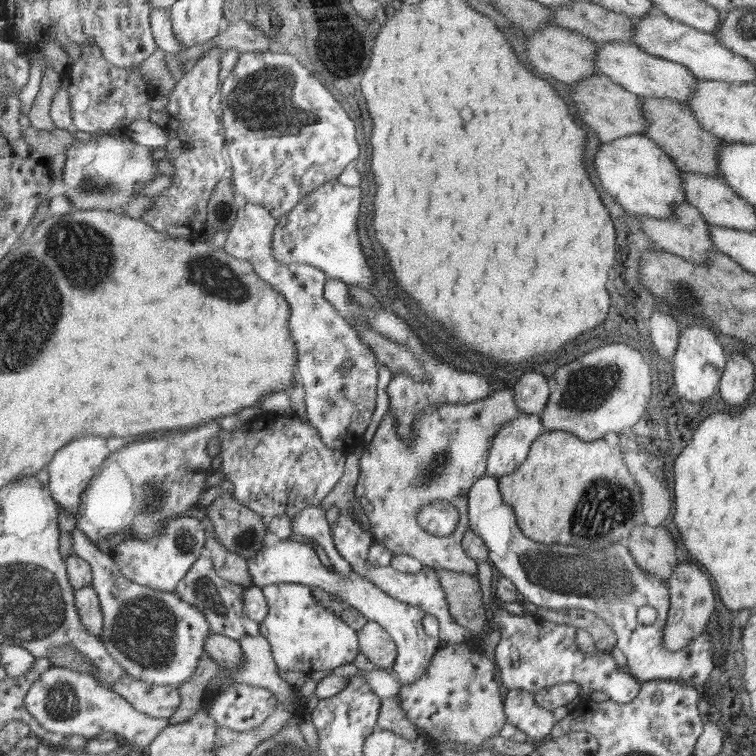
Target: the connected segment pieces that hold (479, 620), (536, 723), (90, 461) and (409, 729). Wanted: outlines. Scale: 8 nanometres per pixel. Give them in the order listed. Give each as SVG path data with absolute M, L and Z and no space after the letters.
M437 569L437 572L454 621L477 636L484 634L485 627L490 624L485 616L486 605L479 578L463 571Z
M510 690L506 694L507 723L527 734L535 744L550 738L555 726L553 712L542 707L534 693L526 690Z
M85 436L76 438L64 448L57 451L55 457L49 464L49 485L53 498L66 511L75 515L80 509L82 496L86 492L93 477L100 472L104 462L108 460L113 452L111 446L113 438L103 438L103 436Z
M382 699L377 727L391 730L394 734L400 735L411 742L417 741L420 737L418 730L410 722L406 711L397 699Z

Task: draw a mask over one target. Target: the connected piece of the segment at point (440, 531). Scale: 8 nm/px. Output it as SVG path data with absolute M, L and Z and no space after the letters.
M437 499L418 512L418 523L435 536L449 536L460 523L460 512L449 501Z

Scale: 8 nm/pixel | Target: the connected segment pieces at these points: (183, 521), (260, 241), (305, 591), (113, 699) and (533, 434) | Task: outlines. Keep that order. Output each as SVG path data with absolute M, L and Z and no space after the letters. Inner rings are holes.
M182 516L164 526L163 533L147 540L130 538L119 543L113 558L125 577L155 590L176 591L180 582L196 564L197 559L207 553L206 526L202 520Z
M246 203L238 210L237 220L228 232L223 250L237 259L251 262L257 275L268 284L271 284L276 292L283 294L288 299L288 303L291 306L289 329L291 329L291 334L298 350L297 376L305 392L304 402L307 417L320 430L321 438L327 446L347 453L356 446L364 445L364 434L371 426L373 414L376 412L378 382L380 381L379 360L376 352L351 326L351 323L337 311L332 302L325 298L328 278L323 270L302 263L281 264L273 258L273 240L277 223L278 219L264 206ZM345 360L352 360L354 363L347 375L341 375L339 366L343 366Z
M281 583L262 589L270 609L267 618L260 623L260 632L272 644L274 659L281 672L302 671L308 675L319 670L334 670L351 665L357 658L361 648L356 630L341 617L324 610L318 604L312 587Z
M52 666L47 672L41 673L39 680L31 686L26 696L26 707L29 712L41 723L47 731L60 733L65 737L71 735L82 736L85 739L93 739L93 736L103 734L103 732L114 733L123 743L139 751L144 746L149 747L165 728L170 726L168 718L153 718L147 713L138 711L127 699L118 692L111 690L99 681L93 674L83 673L66 669L65 667Z
M522 413L504 424L493 440L487 475L500 479L524 464L533 443L544 433L542 415Z

